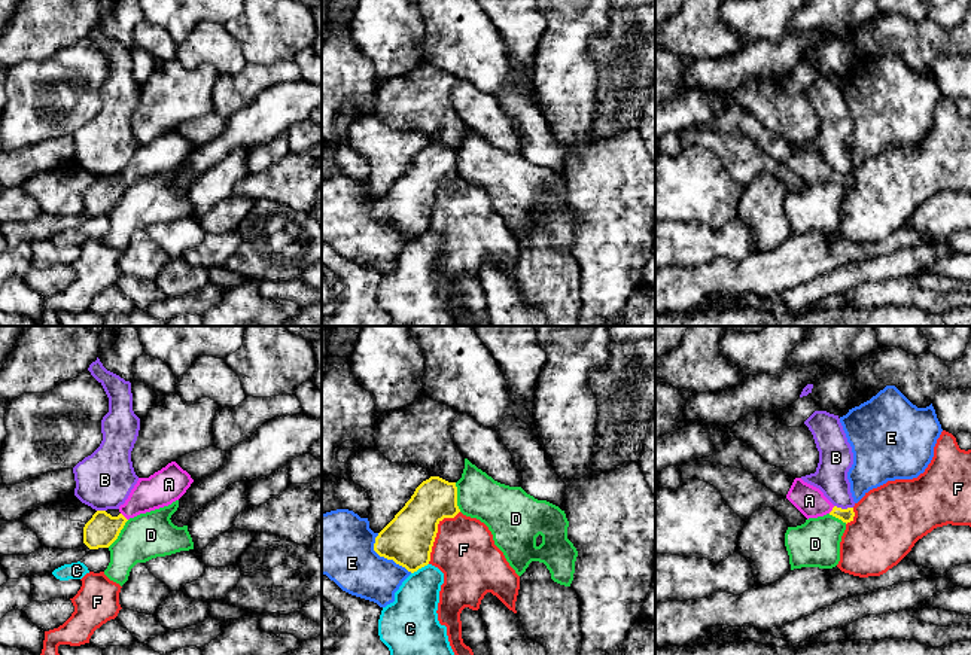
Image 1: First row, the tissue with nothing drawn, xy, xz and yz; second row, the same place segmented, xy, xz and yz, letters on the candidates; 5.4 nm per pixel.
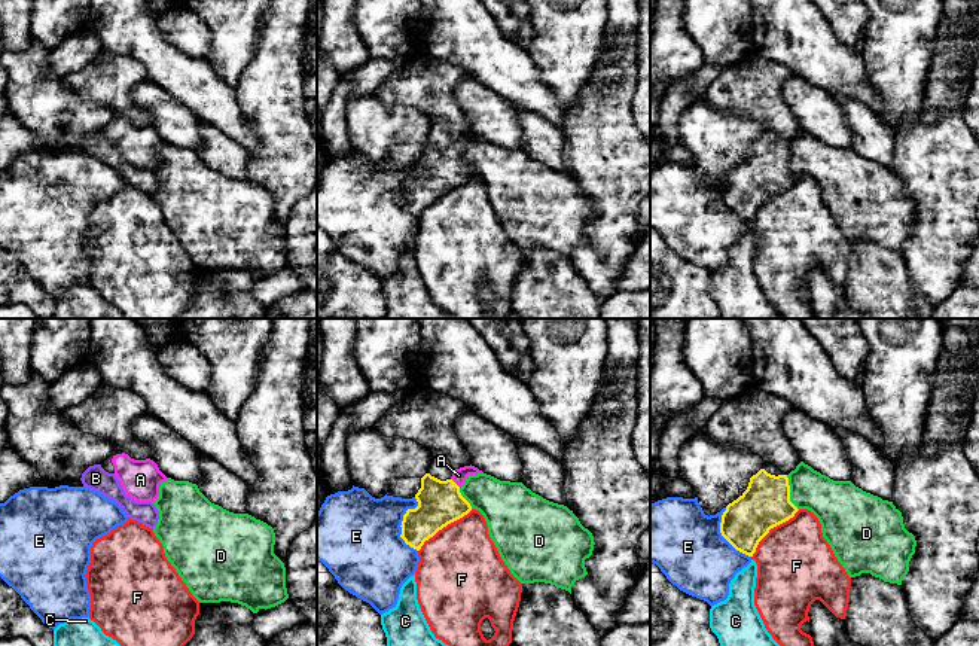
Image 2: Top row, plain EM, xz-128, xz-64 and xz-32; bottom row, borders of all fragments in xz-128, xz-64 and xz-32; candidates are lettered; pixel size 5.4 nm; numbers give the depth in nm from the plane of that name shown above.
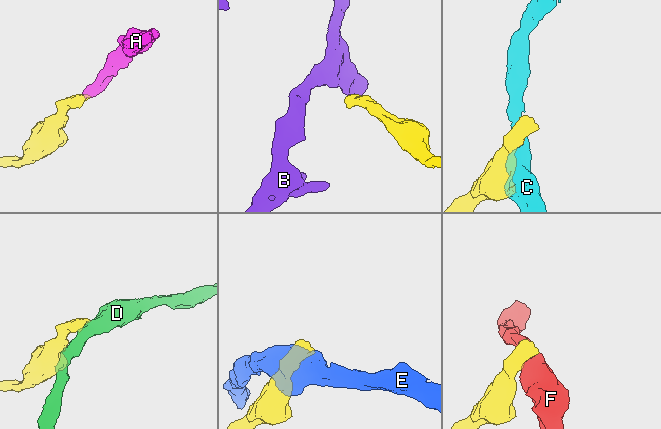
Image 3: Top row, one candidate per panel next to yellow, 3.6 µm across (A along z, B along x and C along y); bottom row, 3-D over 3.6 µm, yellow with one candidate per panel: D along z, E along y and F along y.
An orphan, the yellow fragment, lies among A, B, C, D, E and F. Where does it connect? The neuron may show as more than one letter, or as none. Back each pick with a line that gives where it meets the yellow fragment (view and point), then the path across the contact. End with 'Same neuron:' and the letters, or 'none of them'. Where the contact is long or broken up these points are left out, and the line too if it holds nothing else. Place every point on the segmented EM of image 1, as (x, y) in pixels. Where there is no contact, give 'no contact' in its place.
A: contact xy (124, 517); way xy (102, 530), (124, 517), (143, 497), (158, 490)
Same neuron: A

